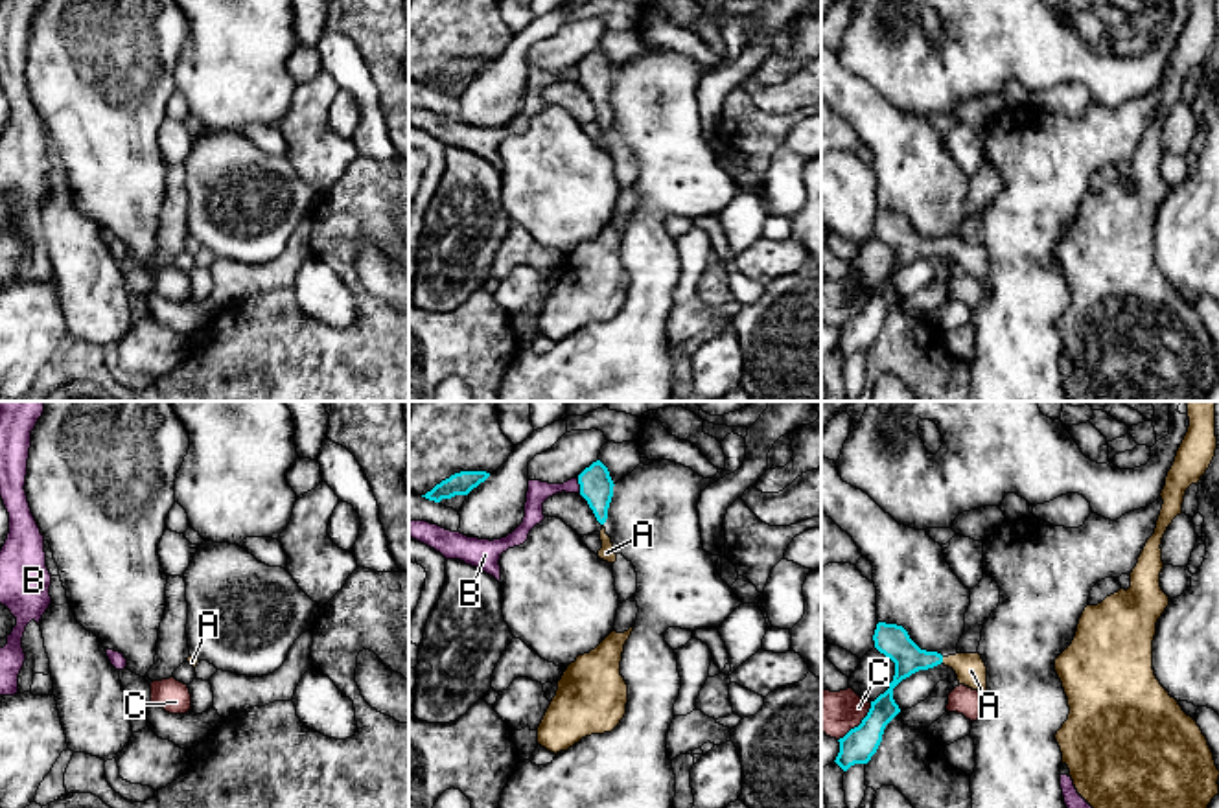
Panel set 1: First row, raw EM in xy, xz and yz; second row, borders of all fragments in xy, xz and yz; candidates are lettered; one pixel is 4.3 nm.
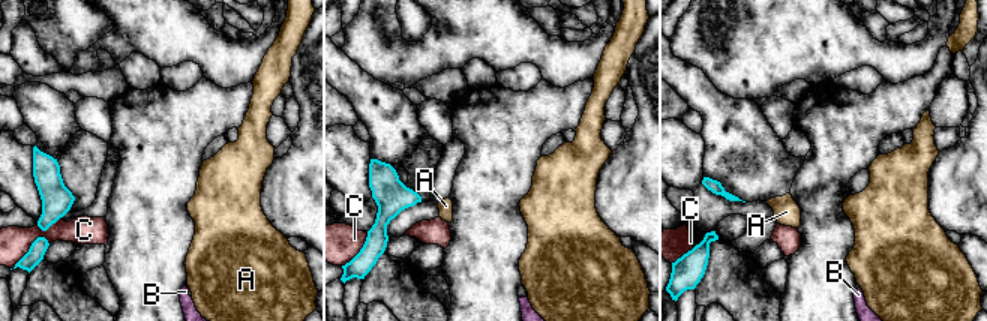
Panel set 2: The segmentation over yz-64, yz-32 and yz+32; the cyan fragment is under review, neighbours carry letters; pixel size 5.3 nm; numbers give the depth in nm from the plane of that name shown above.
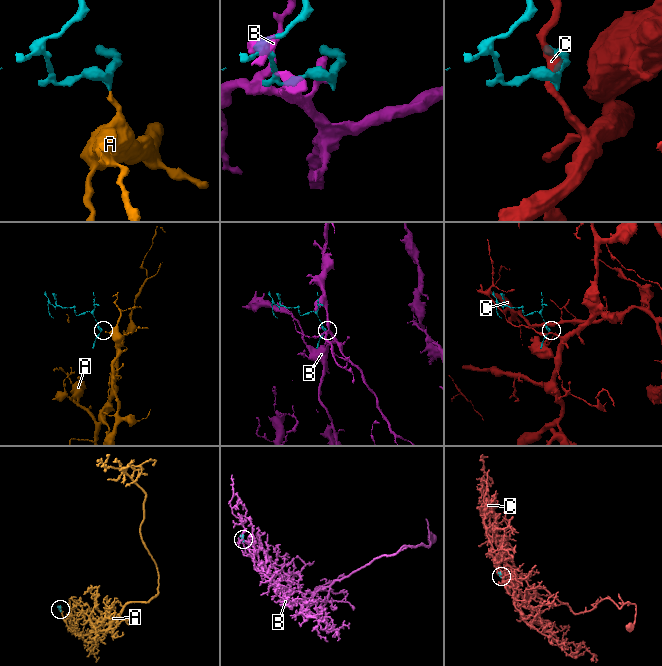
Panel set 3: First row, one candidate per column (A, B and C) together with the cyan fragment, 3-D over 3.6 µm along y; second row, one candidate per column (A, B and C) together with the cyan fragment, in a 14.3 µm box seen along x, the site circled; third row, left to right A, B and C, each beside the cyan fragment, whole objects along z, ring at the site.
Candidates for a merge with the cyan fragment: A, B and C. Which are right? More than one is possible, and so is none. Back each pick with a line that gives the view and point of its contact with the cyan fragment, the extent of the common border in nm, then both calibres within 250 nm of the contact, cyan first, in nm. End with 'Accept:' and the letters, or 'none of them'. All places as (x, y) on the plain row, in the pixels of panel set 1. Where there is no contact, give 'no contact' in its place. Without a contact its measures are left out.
A: meets cyan in yz at (941, 249); contact 40 nm long; 140 nm thick on the cyan side, 140 nm on the other
Accept: A

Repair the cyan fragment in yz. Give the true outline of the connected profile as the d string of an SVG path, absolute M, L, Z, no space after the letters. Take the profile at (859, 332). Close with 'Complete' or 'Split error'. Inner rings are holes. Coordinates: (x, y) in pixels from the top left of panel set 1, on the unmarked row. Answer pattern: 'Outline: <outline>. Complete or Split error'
Outline: M886 210L877 212L873 228L875 236L895 250L895 263L889 276L871 289L862 311L838 328L840 341L834 350L843 359L854 352L867 352L877 341L886 313L900 300L893 276L911 261L945 252L956 260L959 272L978 280L987 278L987 254L978 239L943 245L937 239L921 237L902 214Z. Split error

